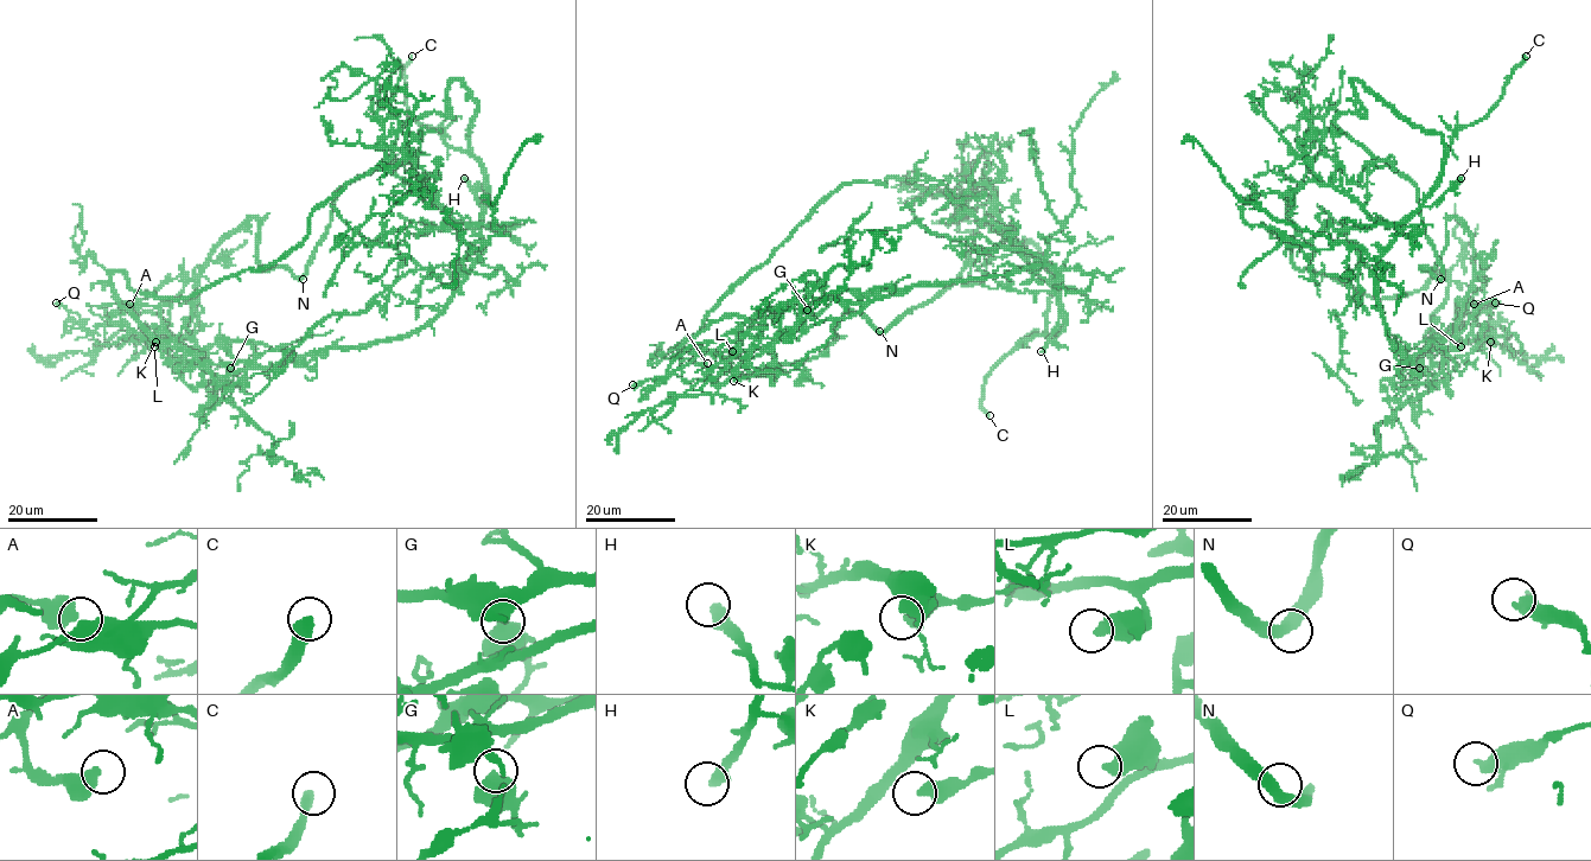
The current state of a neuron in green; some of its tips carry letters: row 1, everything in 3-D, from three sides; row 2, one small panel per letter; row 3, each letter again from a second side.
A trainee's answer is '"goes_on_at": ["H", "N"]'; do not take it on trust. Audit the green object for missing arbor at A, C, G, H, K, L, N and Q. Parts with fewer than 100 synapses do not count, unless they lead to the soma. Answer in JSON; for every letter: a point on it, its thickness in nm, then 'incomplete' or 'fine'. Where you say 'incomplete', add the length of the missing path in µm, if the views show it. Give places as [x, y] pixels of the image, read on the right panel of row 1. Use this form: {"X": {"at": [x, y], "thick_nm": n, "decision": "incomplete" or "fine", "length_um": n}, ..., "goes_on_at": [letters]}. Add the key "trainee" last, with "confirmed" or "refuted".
{"A": {"at": [1474, 304], "thick_nm": 480, "decision": "fine"}, "C": {"at": [1526, 56], "thick_nm": 380, "decision": "incomplete", "length_um": 40}, "G": {"at": [1419, 368], "thick_nm": 600, "decision": "fine"}, "H": {"at": [1461, 178], "thick_nm": 420, "decision": "incomplete", "length_um": 45}, "K": {"at": [1490, 342], "thick_nm": 440, "decision": "fine"}, "L": {"at": [1461, 346], "thick_nm": 440, "decision": "fine"}, "N": {"at": [1440, 279], "thick_nm": 400, "decision": "fine"}, "Q": {"at": [1495, 303], "thick_nm": 300, "decision": "fine"}, "goes_on_at": ["C", "H"], "trainee": "refuted"}

